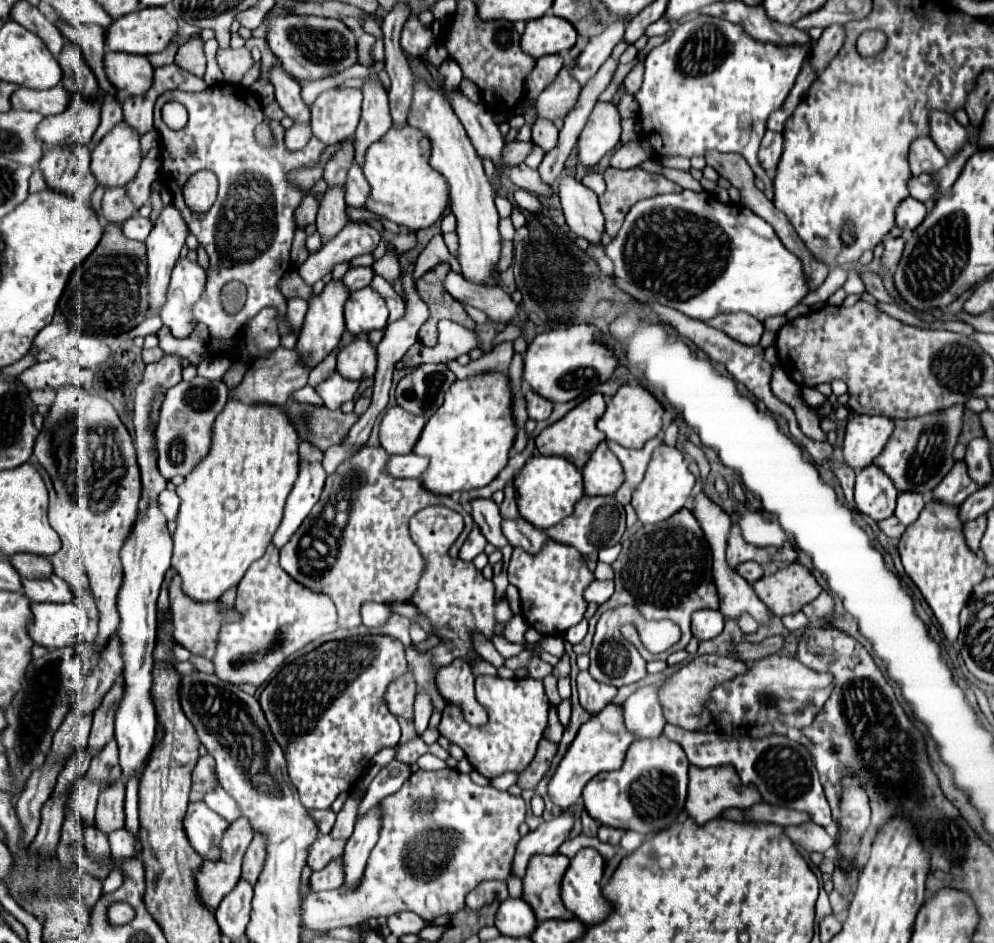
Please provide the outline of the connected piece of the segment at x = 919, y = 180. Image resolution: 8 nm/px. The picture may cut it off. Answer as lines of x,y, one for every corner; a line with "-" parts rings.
918,175
918,177
912,177
910,183
908,183
908,189
910,189
910,195
922,203
928,203
930,199
934,199
936,195
936,187
934,187
934,179
932,175

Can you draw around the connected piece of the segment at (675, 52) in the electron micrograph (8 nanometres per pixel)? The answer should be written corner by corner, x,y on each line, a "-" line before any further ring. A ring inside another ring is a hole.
698,15
682,23
672,37
646,57
642,89
636,93
644,137
656,155
704,155
708,149
744,155
754,173
768,181
758,165
758,147
766,119
782,107
812,45
760,43
738,23

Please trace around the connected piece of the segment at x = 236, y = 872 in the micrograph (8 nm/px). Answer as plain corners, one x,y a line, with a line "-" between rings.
240,817
236,821
232,821
228,825
228,829
224,831
222,835
222,841
220,841
220,859
218,861
204,861
202,867
194,873
194,883
196,883
196,893
198,893
198,899
204,903
204,907
208,907
210,911
216,911
222,897
226,893
230,893
234,889
234,885
238,883
240,879
240,867
242,867
242,857
250,845
254,837
254,831
252,831
252,825
246,817

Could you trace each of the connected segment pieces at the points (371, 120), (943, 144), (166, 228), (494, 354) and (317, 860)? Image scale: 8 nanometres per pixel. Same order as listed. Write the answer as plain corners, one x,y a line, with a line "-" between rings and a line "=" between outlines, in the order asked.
376,73
368,75
364,91
364,103
362,103
362,117
354,135
354,147
356,147
356,163
362,167
366,151
372,143
380,141
382,135
392,127
392,117
388,109
388,95
382,89
382,83
=
932,111
930,115
930,137
942,155
950,161
968,141
968,129
962,127
952,115
=
168,205
162,209
162,213
156,219
156,225
152,229
152,233
146,239
146,247
148,247
148,291
150,291
150,315
160,311
160,307
166,301
166,293
168,293
168,283
170,283
170,273
180,257
180,251
184,247
184,239
188,237
188,227
186,221
182,219
182,215
178,213
176,207
=
504,341
500,345
496,345
490,353
484,353
480,359
470,361
468,365
460,365
456,359
446,363
448,369
452,369
452,373
456,375
456,379
466,379
474,373
482,373
482,371
506,371
510,361
514,355
514,343
512,341
=
322,835
310,849
308,855
308,865
318,871
322,869
326,863
330,863
330,859
336,859
342,855
342,847
346,845
346,839
334,839
328,835

